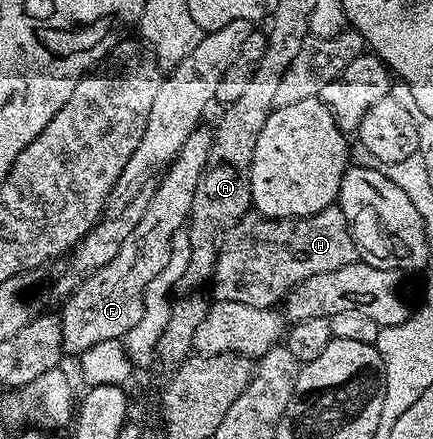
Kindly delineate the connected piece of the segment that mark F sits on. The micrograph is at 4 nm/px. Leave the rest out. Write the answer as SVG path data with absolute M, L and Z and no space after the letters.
M199 126L192 134L188 134L188 142L180 146L178 153L174 155L172 163L165 169L162 182L158 189L150 196L148 210L144 210L144 218L136 222L136 230L128 234L124 246L120 246L116 258L108 262L108 266L100 266L88 282L84 282L73 294L61 305L60 315L62 318L62 351L63 353L76 354L87 353L90 348L108 339L121 341L128 334L128 330L136 326L140 316L144 314L146 287L169 262L170 252L173 250L173 238L187 227L190 219L190 207L192 206L192 194L196 194L196 182L200 182L200 174L204 170L204 162L208 162L208 150L212 146L212 132L209 127Z

